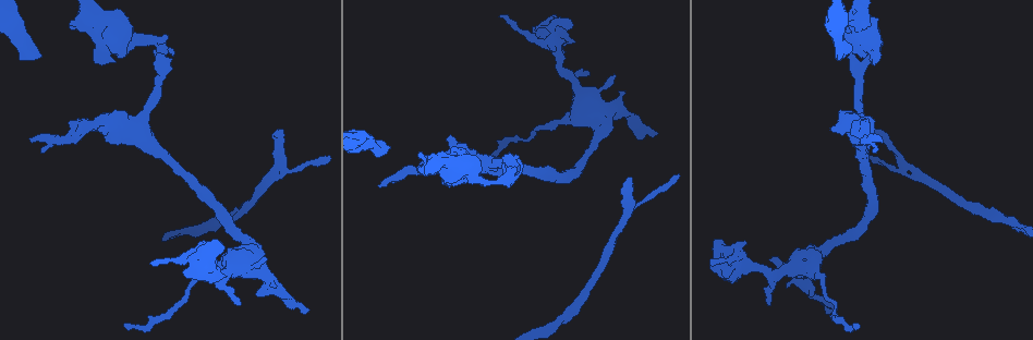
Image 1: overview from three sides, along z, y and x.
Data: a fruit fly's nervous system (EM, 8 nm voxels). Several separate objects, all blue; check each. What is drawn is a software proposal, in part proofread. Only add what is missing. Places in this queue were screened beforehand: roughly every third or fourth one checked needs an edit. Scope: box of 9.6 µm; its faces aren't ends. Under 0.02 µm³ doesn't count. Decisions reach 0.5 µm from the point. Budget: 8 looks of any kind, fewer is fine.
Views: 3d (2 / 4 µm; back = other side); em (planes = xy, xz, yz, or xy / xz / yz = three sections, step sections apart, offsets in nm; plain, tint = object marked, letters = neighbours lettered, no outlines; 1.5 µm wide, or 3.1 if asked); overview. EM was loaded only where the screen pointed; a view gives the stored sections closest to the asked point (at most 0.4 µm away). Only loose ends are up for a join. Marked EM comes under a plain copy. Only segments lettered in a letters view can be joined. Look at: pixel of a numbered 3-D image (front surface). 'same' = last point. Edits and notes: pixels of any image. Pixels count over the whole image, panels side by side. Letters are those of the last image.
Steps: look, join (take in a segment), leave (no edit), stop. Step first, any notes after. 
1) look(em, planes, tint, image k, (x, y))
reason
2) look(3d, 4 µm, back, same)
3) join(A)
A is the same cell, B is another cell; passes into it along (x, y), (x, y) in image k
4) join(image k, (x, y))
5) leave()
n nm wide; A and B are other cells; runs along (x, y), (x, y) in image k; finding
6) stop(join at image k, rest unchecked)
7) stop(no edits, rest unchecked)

look(em, planes, tint, image 1, (73, 22))
free end

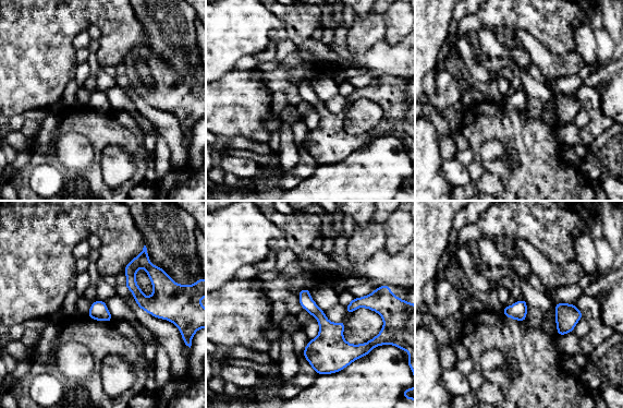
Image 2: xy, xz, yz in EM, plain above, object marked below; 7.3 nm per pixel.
look(em, planes, letters, same)
see the neighbours

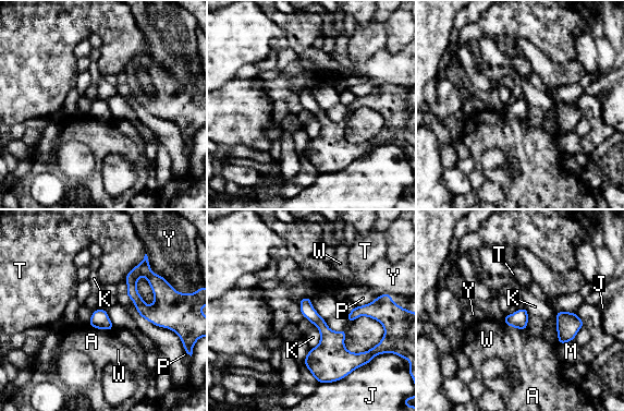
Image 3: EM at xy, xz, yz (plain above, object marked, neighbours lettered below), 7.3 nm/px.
leave()
J touches over 480 nm; A, J, K, M, P, T, W and Y are other cells; none of them fits

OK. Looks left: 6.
look(3d, 4 µm, image 1, (654, 133))
branch stops here

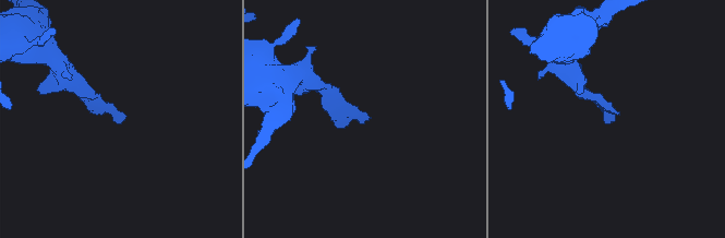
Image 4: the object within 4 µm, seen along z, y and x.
look(em, planes, letters, image 4, (611, 120))
shape alone is not enough

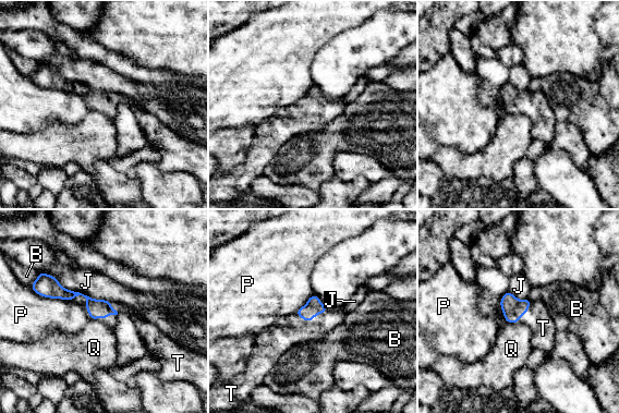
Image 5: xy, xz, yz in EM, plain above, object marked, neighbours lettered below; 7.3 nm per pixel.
join(T)
T is the same cell, B, J, P and Q are other cells; the cell continues

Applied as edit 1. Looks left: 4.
look(overview)

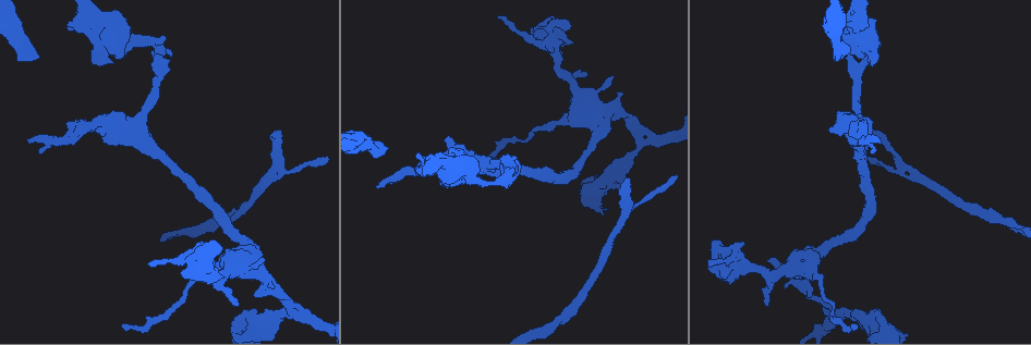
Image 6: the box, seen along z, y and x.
look(em, yz, step 8, letters, image 6, (236, 319))
free end

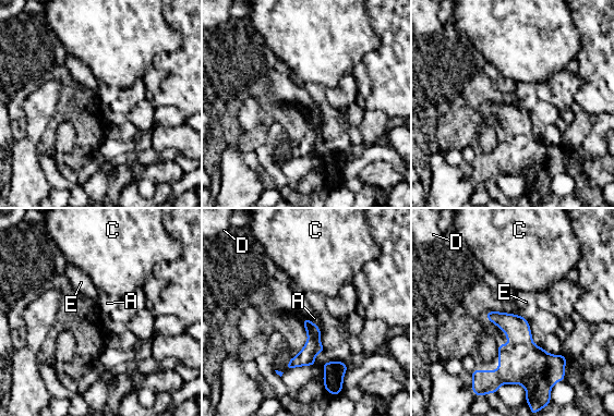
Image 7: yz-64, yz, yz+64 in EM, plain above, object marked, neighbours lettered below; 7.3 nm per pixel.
leave()
A, C, D and E are other cells; runs along (308, 321), (312, 346), (289, 366) in image 7; none of them fits

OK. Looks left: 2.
stop(join at image 5, rest unchecked)

